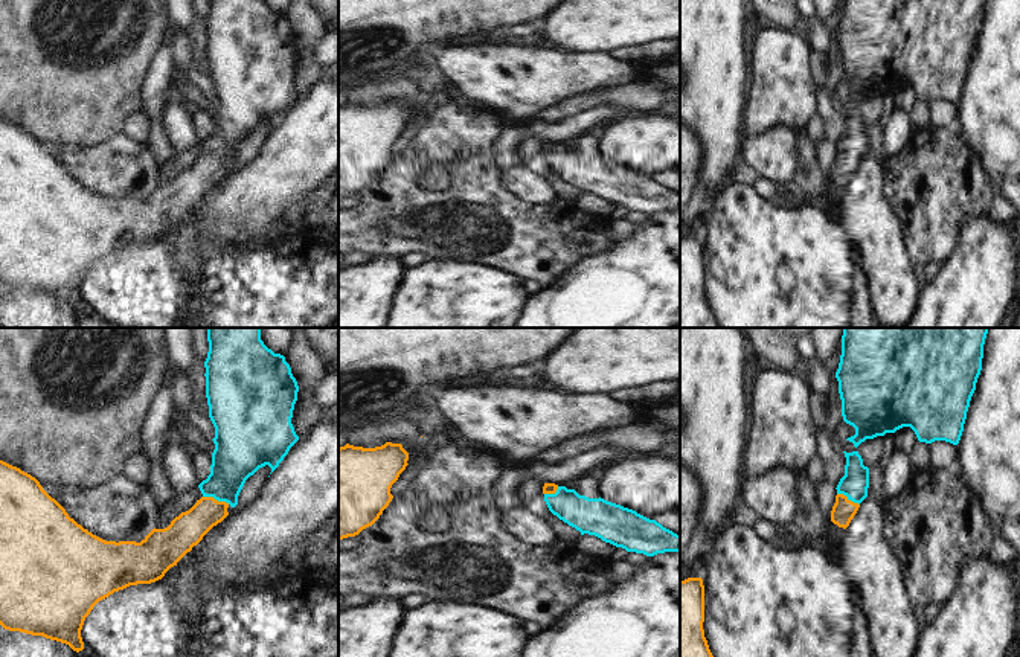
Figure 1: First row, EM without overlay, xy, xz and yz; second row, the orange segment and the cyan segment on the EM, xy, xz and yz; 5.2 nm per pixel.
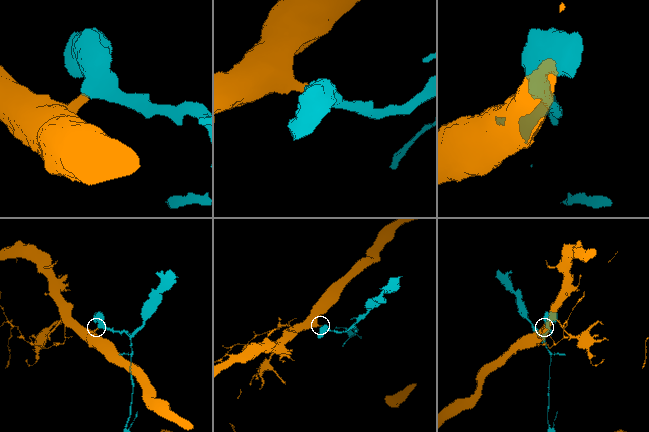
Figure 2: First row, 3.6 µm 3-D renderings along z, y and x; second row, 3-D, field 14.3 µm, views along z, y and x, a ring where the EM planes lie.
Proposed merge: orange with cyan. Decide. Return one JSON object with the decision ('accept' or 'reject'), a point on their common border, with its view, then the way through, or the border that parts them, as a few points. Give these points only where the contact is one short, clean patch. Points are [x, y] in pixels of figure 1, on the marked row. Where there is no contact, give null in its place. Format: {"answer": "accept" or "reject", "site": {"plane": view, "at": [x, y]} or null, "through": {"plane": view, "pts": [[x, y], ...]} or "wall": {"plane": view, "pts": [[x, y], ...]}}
{"answer": "accept", "site": {"plane": "xy", "at": [217, 500]}, "through": {"plane": "xy", "pts": [[188, 529], [217, 500], [235, 458]]}}

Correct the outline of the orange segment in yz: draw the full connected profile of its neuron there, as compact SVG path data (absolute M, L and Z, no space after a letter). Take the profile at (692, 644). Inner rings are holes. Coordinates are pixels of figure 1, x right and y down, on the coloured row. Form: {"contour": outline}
{"contour": "M703 579L680 581L680 657L714 657L704 637L703 622Z"}

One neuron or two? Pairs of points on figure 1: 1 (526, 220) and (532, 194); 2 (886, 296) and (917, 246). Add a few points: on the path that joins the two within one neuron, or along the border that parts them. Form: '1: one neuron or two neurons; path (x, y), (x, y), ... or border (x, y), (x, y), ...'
1: two neurons; border (500, 183), (529, 203), (551, 205), (557, 198)
2: two neurons; border (900, 221), (904, 250), (914, 266)

